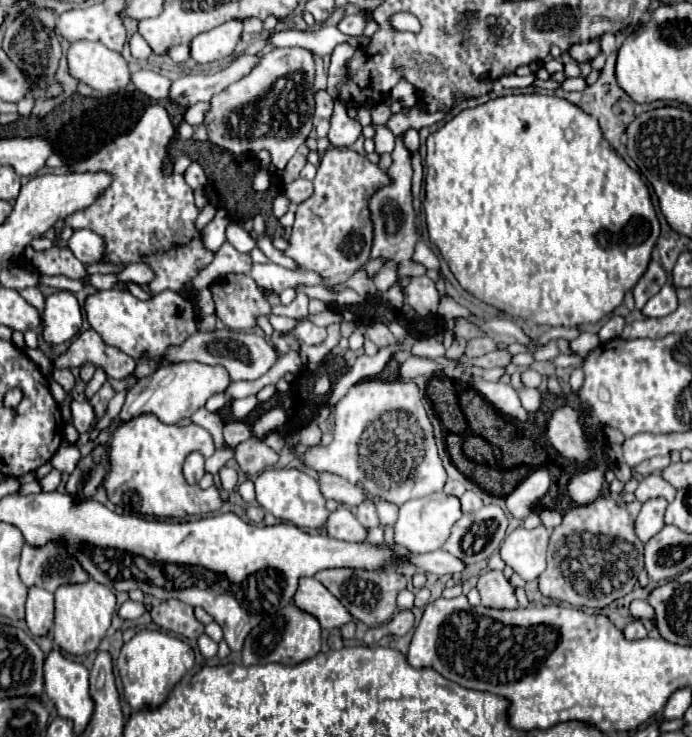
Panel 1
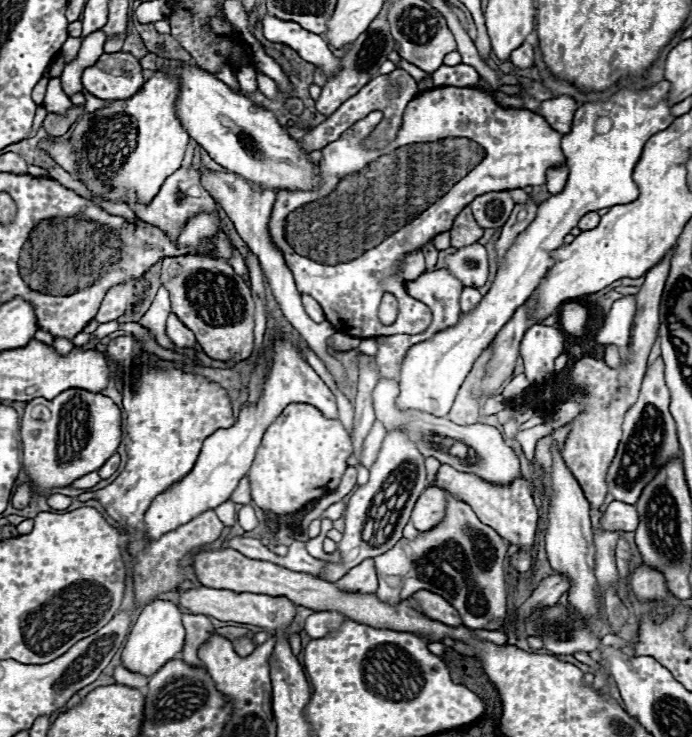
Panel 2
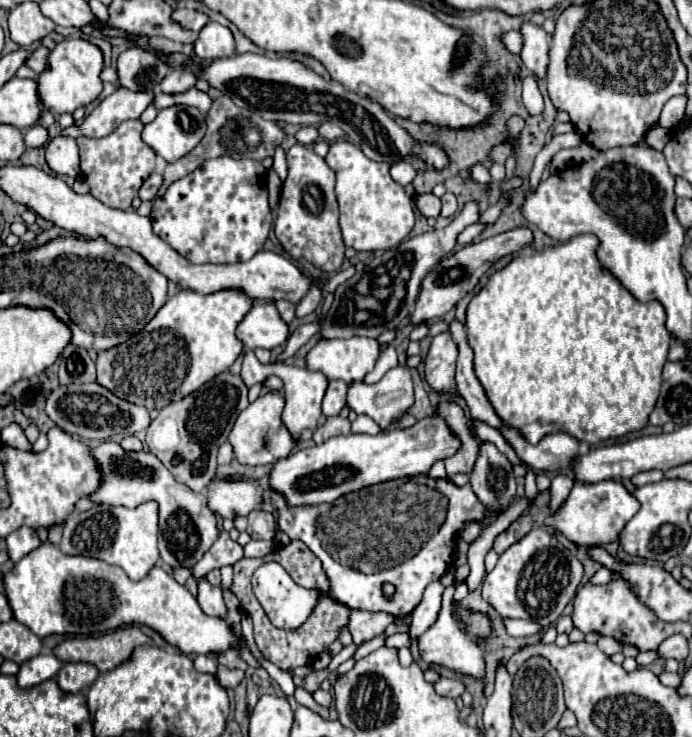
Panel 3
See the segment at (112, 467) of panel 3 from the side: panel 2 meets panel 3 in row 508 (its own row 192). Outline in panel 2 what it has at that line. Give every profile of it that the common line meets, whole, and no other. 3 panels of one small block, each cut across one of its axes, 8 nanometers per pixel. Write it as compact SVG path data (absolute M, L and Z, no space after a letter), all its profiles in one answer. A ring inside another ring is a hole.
M190 164L188 168L180 168L176 170L174 174L170 174L166 178L166 182L162 184L160 192L156 194L156 198L142 206L142 204L136 204L136 202L130 202L130 208L136 212L136 216L140 220L144 220L146 224L156 224L156 228L168 232L170 240L176 242L178 236L180 236L180 228L184 228L184 224L188 224L188 220L192 216L198 216L200 212L206 212L206 214L214 214L218 212L218 204L216 200L210 196L210 192L202 186L202 180L200 180L200 168L198 164Z

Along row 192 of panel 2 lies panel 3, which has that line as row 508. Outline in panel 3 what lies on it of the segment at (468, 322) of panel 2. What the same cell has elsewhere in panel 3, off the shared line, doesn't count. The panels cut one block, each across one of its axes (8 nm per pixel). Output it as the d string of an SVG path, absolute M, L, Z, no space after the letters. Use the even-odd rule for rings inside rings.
M604 480L596 484L574 484L566 502L554 514L548 514L544 524L560 532L568 540L576 542L578 546L606 544L618 540L620 530L638 512L638 508L640 508L638 500L616 480Z

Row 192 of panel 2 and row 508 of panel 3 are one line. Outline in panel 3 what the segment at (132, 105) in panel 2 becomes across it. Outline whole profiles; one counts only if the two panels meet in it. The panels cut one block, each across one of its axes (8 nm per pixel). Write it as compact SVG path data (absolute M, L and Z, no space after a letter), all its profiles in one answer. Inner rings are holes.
M154 502L140 504L138 508L122 508L100 504L88 512L76 512L64 524L64 534L60 550L64 554L80 554L88 558L98 558L106 564L120 566L130 580L142 580L160 558L156 546L158 534L158 510Z

